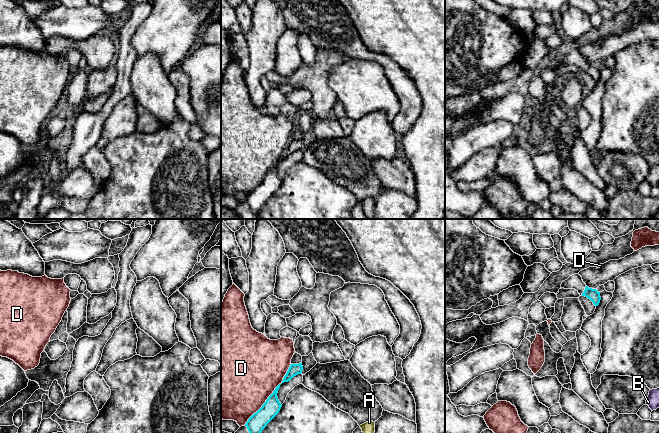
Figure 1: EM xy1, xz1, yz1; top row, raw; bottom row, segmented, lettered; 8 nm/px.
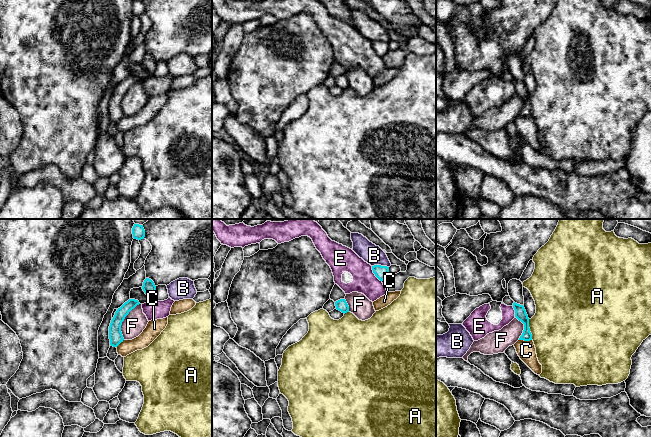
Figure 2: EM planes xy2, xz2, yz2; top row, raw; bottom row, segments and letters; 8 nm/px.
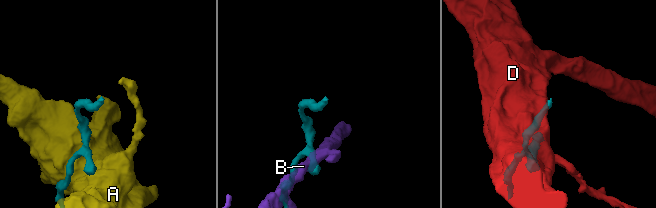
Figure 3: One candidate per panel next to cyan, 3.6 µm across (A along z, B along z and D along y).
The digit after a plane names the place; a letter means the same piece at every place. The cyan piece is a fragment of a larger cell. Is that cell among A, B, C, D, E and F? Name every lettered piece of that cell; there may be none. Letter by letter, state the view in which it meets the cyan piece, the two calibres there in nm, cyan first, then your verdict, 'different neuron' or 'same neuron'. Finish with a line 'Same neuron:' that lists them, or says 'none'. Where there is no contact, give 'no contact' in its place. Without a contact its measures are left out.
A: contact in yz2; calibres 100 and 480 nm; different neuron
B: contact in xz2; calibres 110 and 160 nm; different neuron
C: contact in yz2; calibres 100 and 150 nm; different neuron
D: contact in xz1; calibres 150 and 500 nm; different neuron
E: contact in xz2; calibres 110 and 190 nm; different neuron
F: contact in xy2; calibres 110 and 180 nm; different neuron
Same neuron: none

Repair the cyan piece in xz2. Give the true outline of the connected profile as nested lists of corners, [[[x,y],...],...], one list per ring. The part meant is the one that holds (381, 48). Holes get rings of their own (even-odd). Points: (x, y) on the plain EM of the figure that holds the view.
[[[374,41],[372,46],[380,57],[383,57],[389,51],[389,43],[387,42]]]

